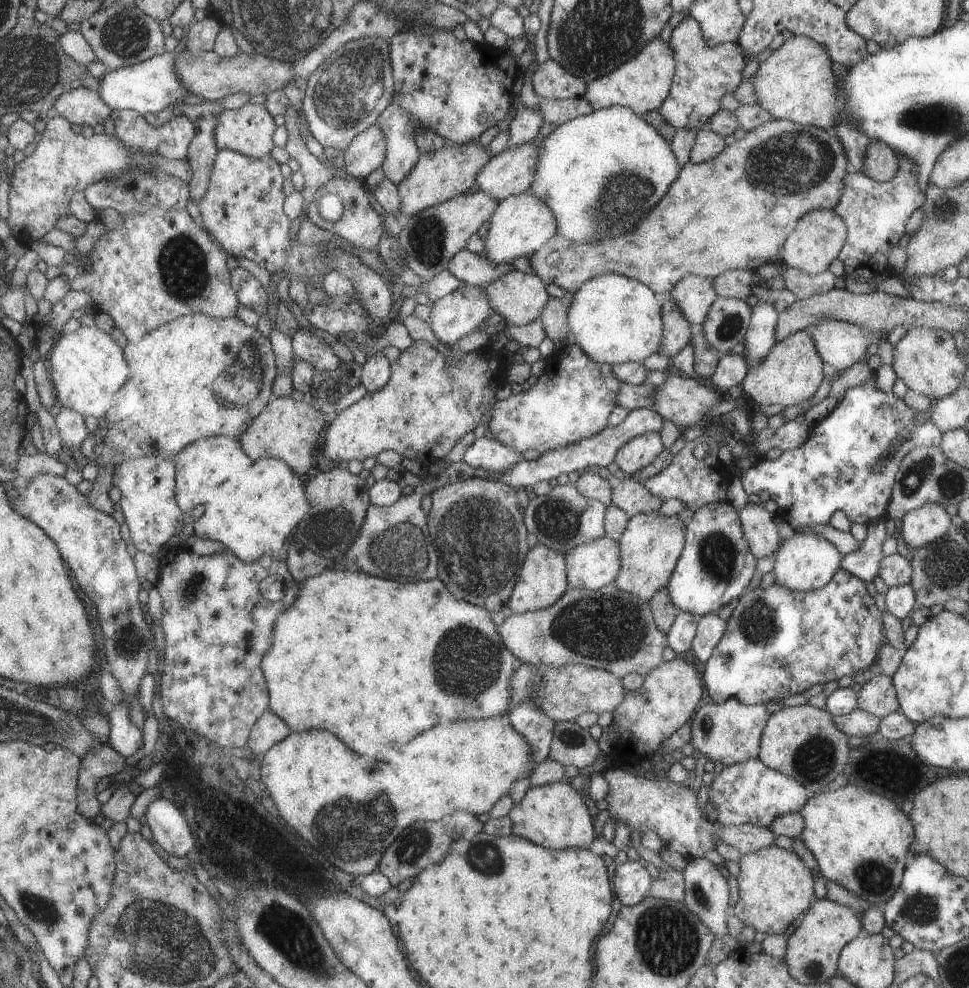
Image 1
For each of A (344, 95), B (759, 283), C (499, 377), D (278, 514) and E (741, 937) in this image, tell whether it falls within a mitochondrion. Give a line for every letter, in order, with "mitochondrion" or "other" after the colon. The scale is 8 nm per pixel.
A: mitochondrion
B: other
C: other
D: other
E: other

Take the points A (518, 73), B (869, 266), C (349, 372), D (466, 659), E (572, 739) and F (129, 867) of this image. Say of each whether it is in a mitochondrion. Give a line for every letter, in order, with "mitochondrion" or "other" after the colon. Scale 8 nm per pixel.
A: other
B: other
C: other
D: mitochondrion
E: mitochondrion
F: other

